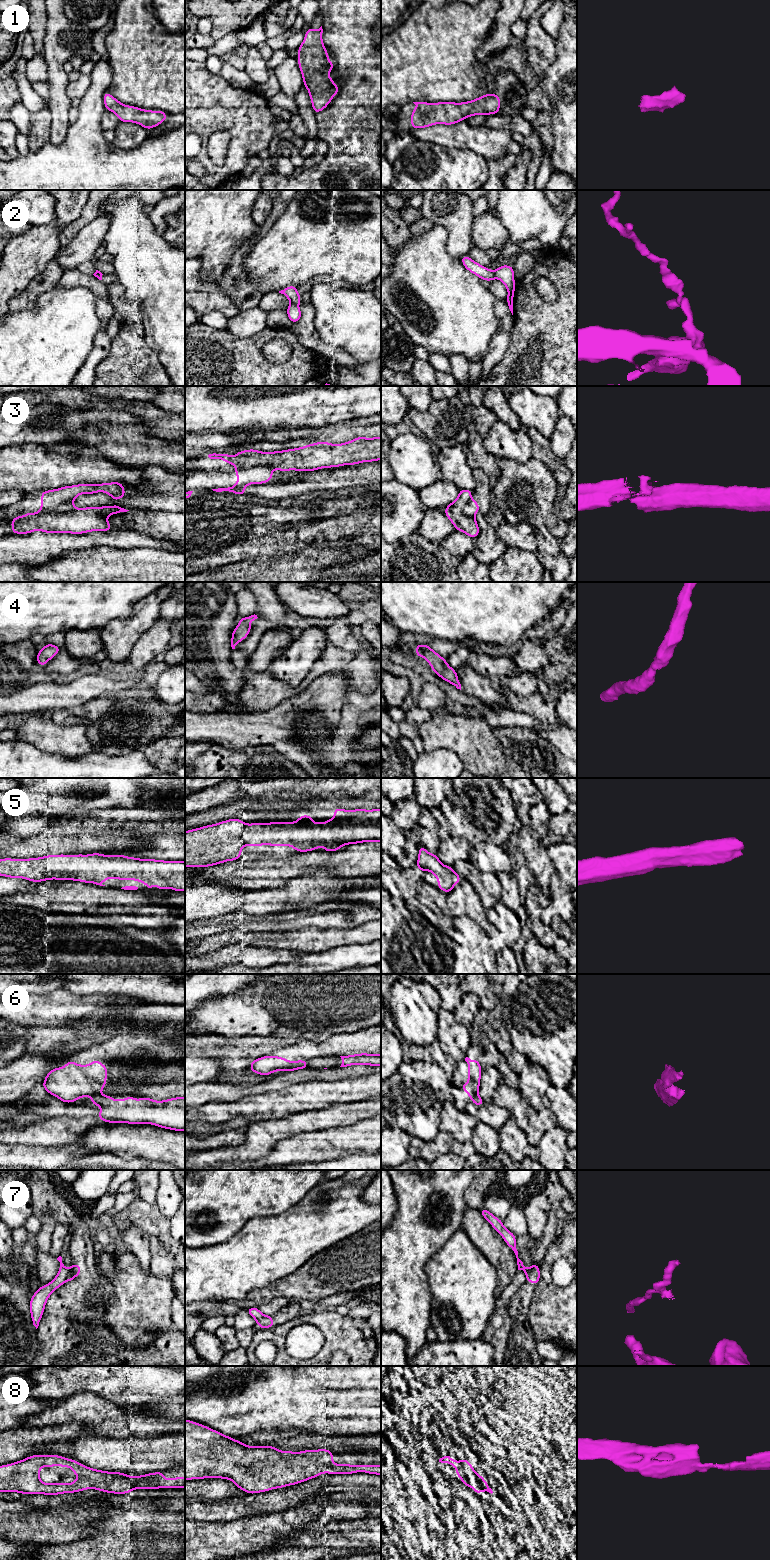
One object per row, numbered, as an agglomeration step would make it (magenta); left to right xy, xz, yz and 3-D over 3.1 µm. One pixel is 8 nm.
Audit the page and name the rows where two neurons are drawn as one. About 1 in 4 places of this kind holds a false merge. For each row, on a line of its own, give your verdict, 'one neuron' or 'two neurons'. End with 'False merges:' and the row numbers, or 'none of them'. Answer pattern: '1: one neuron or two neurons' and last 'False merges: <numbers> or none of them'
1: one neuron
2: two neurons
3: two neurons
4: one neuron
5: one neuron
6: two neurons
7: two neurons
8: one neuron
False merges: 2, 3, 6, 7

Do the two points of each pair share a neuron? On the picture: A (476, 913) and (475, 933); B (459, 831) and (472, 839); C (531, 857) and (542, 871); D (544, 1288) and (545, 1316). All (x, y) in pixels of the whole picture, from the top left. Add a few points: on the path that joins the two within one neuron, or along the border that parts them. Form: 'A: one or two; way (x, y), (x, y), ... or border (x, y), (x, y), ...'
A: two; border (477, 924), (486, 931)
B: one; way (462, 831), (469, 836)
C: one; way (534, 860), (542, 868)
D: one; way (545, 1295), (545, 1309)

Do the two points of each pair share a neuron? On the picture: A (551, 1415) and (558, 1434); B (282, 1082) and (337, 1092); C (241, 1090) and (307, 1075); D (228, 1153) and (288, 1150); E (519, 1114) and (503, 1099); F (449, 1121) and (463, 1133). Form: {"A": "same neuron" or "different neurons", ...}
{"A": "same neuron", "B": "different neurons", "C": "same neuron", "D": "different neurons", "E": "same neuron", "F": "same neuron"}

